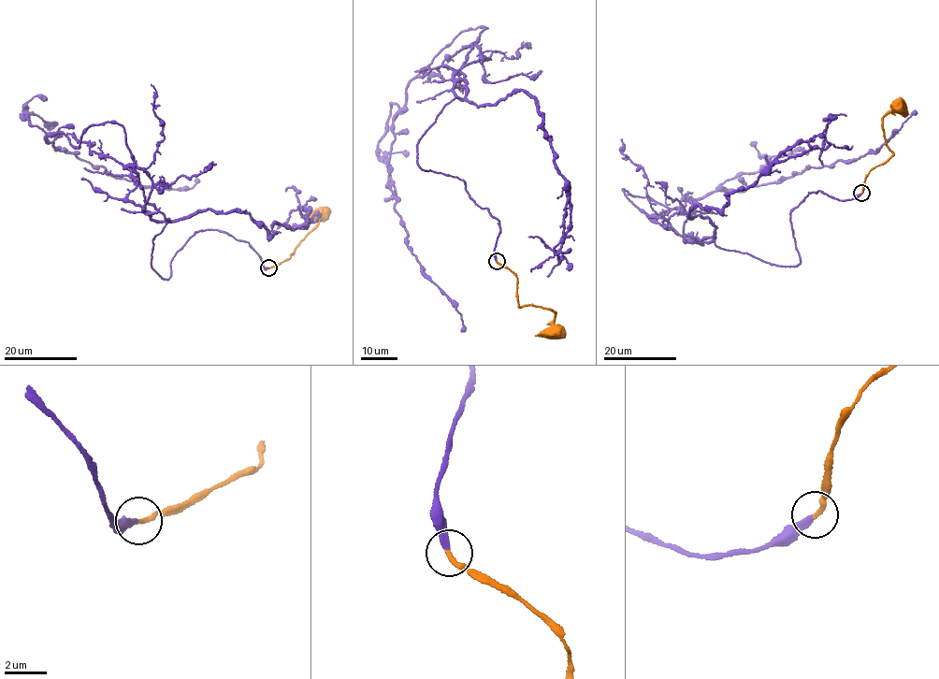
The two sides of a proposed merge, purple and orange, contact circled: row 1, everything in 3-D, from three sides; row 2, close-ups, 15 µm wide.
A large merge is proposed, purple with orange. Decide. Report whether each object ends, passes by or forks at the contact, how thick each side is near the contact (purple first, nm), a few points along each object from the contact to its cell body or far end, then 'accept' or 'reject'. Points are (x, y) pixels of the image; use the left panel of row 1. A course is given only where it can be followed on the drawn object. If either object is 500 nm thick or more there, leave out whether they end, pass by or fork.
purple ends | orange ends | 240/240 nm | purple via (268, 267), (208, 228), (163, 278), (168, 222), (124, 129), (46, 138), (141, 185), (195, 180) | orange via (268, 267), (290, 258), (317, 223), (316, 214), (321, 216) | accept

